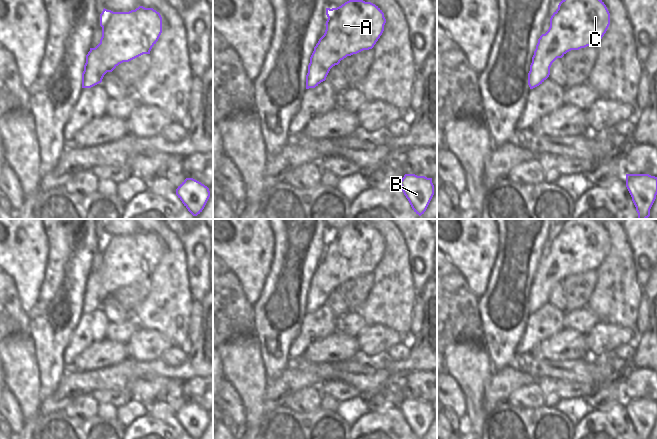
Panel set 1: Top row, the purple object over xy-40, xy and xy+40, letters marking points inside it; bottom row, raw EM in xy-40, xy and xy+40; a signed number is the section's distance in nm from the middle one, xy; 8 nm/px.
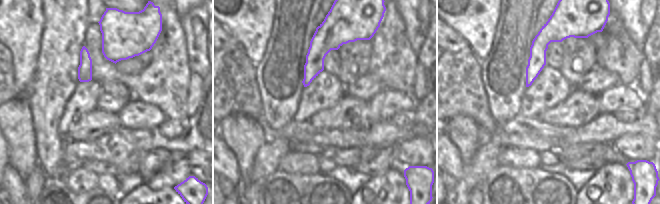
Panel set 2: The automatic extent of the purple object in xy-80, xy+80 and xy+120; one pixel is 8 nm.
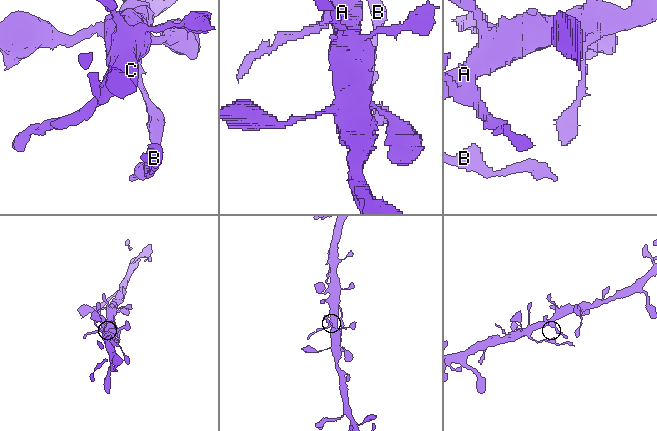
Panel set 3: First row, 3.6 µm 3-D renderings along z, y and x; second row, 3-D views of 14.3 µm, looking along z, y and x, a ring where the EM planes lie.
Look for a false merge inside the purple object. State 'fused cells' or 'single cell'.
single cell

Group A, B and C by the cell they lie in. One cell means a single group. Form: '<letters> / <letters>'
A B C

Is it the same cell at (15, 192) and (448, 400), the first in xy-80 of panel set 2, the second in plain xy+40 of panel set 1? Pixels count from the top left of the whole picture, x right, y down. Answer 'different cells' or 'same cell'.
same cell

